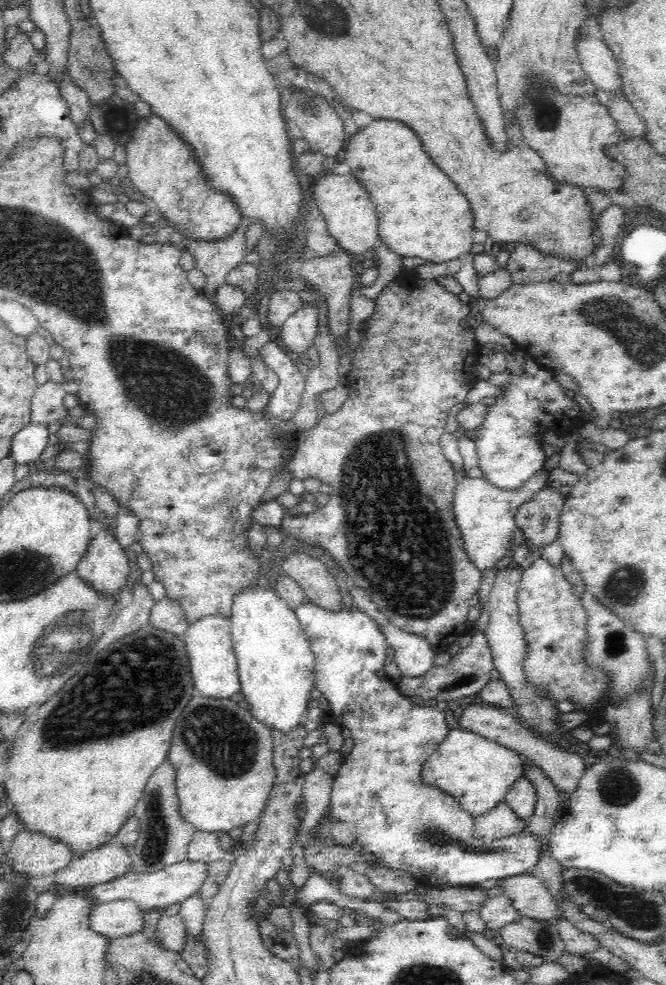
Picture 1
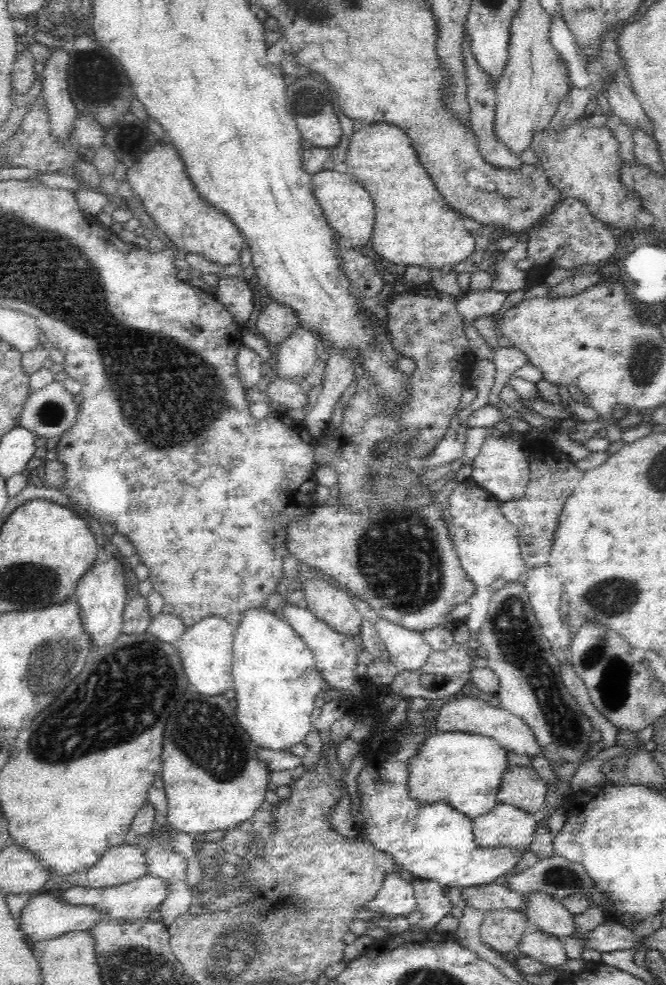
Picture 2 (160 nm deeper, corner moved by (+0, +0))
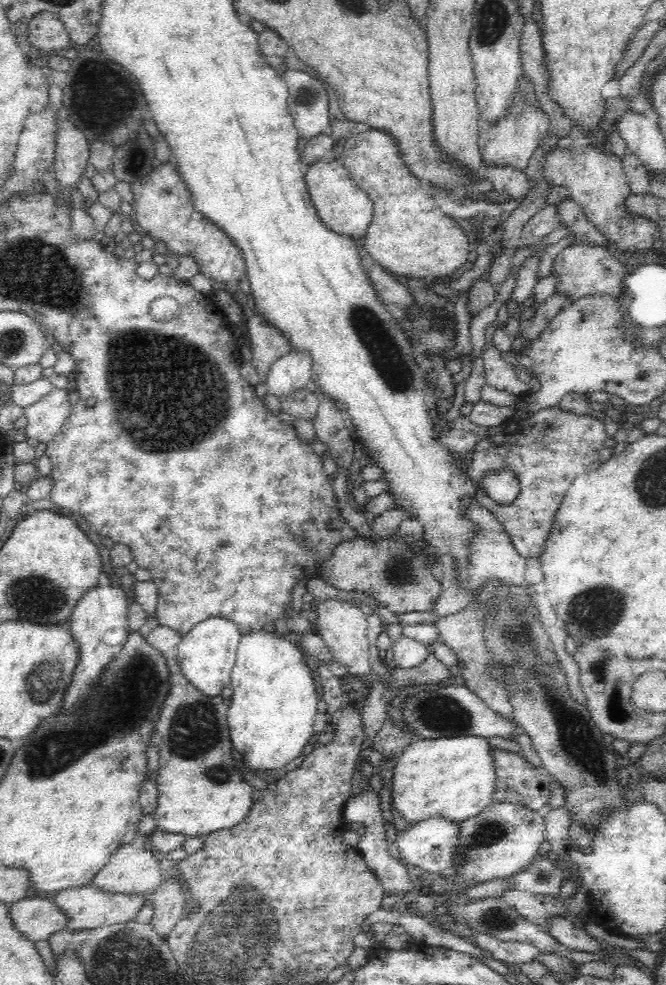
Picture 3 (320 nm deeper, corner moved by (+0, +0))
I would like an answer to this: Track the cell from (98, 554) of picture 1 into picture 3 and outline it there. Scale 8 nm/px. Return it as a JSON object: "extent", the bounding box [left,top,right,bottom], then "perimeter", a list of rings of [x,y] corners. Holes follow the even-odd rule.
{"extent":[66,584,128,706],"perimeter":[[[108,584],[108,586],[94,585],[85,590],[77,603],[73,606],[70,614],[70,626],[72,635],[76,639],[76,644],[80,647],[80,662],[76,666],[76,678],[72,686],[68,686],[68,698],[66,706],[72,706],[84,690],[88,690],[88,682],[100,674],[100,666],[104,666],[127,641],[128,630],[128,598],[118,584]]]}

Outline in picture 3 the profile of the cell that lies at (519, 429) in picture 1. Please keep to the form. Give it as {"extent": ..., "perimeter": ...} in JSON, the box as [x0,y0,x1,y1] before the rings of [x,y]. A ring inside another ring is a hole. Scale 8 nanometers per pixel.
{"extent":[473,467,520,503],"perimeter":[[[508,467],[486,471],[477,481],[473,481],[476,492],[486,492],[494,501],[512,503],[520,493],[520,481],[514,470]]]}

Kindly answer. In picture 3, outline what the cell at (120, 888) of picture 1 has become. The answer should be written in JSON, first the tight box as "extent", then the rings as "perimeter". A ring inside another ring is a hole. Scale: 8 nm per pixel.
{"extent":[50,885,150,929],"perimeter":[[[82,885],[81,887],[70,887],[59,890],[50,898],[70,916],[68,927],[72,929],[83,929],[84,927],[96,928],[99,926],[112,926],[114,924],[124,924],[135,920],[136,914],[144,908],[144,904],[148,902],[150,894],[142,895],[142,893],[107,893],[98,890],[94,885]]]}

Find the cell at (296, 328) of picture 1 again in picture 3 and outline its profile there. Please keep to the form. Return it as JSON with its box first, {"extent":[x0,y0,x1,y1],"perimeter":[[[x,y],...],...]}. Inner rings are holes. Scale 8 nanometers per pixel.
{"extent":[266,349,312,398],"perimeter":[[[290,349],[270,367],[266,385],[268,393],[280,398],[302,390],[312,377],[312,353],[308,349]]]}

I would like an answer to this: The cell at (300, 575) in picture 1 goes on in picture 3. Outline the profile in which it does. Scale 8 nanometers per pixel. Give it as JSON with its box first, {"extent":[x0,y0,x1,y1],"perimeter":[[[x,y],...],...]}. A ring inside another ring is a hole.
{"extent":[314,598,372,676],"perimeter":[[[324,598],[314,606],[314,612],[316,612],[317,632],[334,651],[334,660],[346,666],[347,676],[366,676],[371,667],[369,658],[372,650],[367,635],[368,618],[360,607],[350,601]]]}

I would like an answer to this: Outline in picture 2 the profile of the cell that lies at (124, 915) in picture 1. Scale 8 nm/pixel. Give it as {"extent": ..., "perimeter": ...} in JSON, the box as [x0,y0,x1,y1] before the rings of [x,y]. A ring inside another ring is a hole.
{"extent":[19,894,109,944],"perimeter":[[[35,894],[29,903],[25,904],[19,917],[19,929],[32,944],[44,939],[53,939],[68,931],[90,931],[102,921],[109,920],[106,909],[88,905],[71,905],[65,901],[55,901],[53,894]]]}

